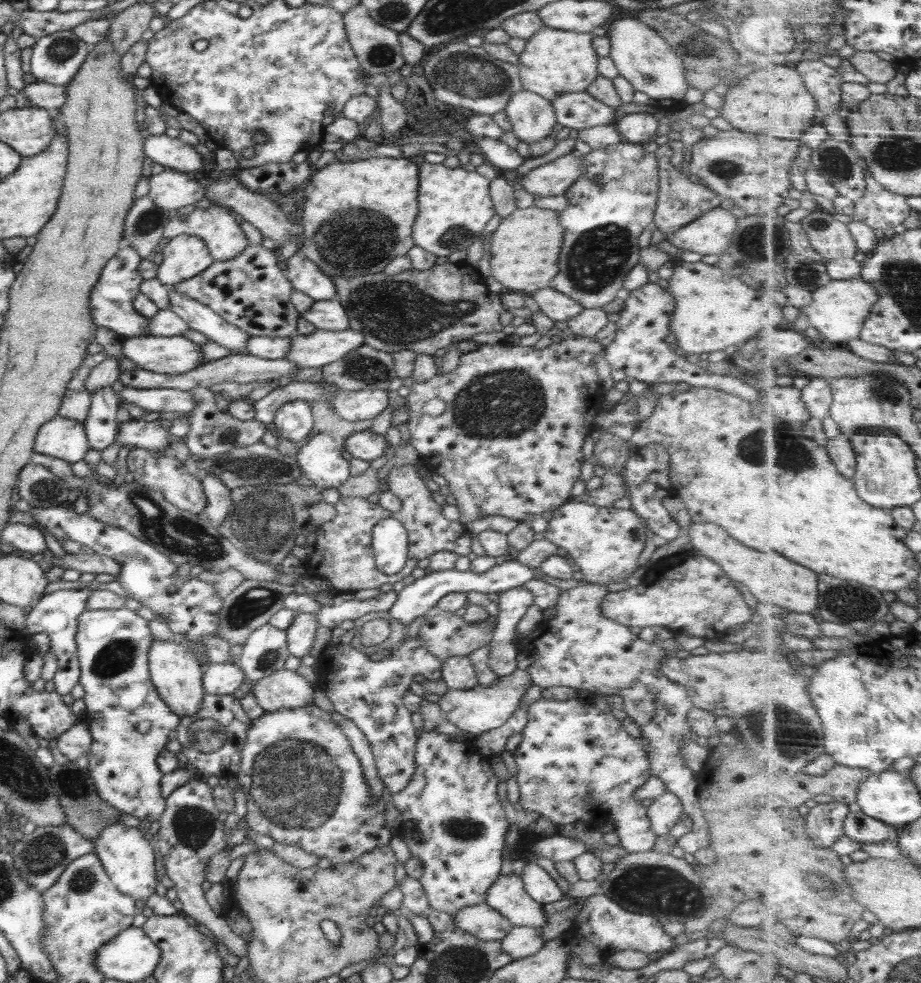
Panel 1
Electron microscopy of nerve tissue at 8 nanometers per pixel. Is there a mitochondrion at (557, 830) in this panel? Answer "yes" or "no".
no

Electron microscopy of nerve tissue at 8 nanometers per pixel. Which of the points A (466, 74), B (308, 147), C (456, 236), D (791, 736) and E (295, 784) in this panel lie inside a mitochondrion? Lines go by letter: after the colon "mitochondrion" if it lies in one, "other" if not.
A: mitochondrion
B: other
C: mitochondrion
D: mitochondrion
E: mitochondrion

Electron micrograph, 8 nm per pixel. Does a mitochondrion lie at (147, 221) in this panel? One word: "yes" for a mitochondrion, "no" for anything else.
yes

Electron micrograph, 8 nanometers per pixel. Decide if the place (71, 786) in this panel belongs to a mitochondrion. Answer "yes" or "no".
yes

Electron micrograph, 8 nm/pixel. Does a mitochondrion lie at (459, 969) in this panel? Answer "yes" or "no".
yes

